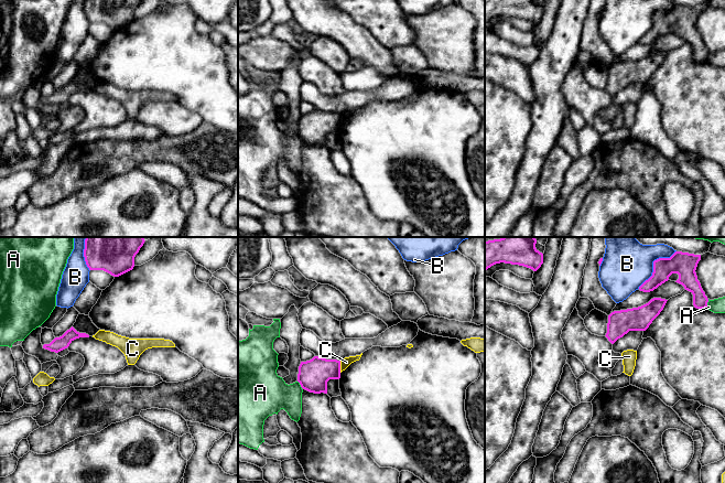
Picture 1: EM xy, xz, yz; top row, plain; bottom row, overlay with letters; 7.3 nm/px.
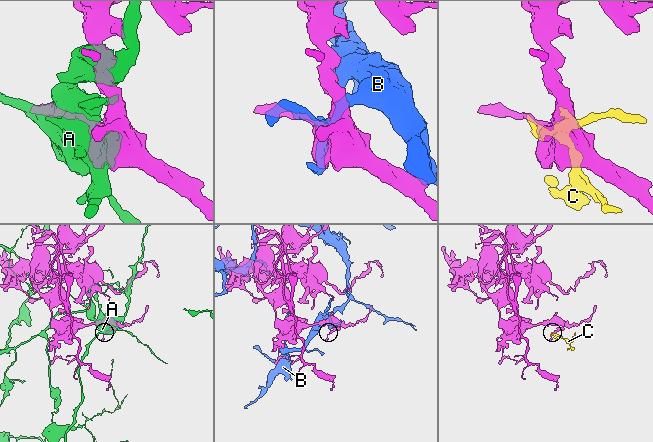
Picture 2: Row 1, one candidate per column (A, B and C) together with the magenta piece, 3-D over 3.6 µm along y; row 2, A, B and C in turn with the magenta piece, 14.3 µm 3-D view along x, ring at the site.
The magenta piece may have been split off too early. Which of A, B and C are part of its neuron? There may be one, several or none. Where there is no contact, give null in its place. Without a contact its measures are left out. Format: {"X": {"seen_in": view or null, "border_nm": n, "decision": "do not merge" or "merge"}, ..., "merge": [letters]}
{"A": {"seen_in": "yz", "border_nm": 70, "decision": "do not merge"}, "B": {"seen_in": "yz", "border_nm": 400, "decision": "do not merge"}, "C": {"seen_in": "xz", "border_nm": 90, "decision": "do not merge"}, "merge": []}

